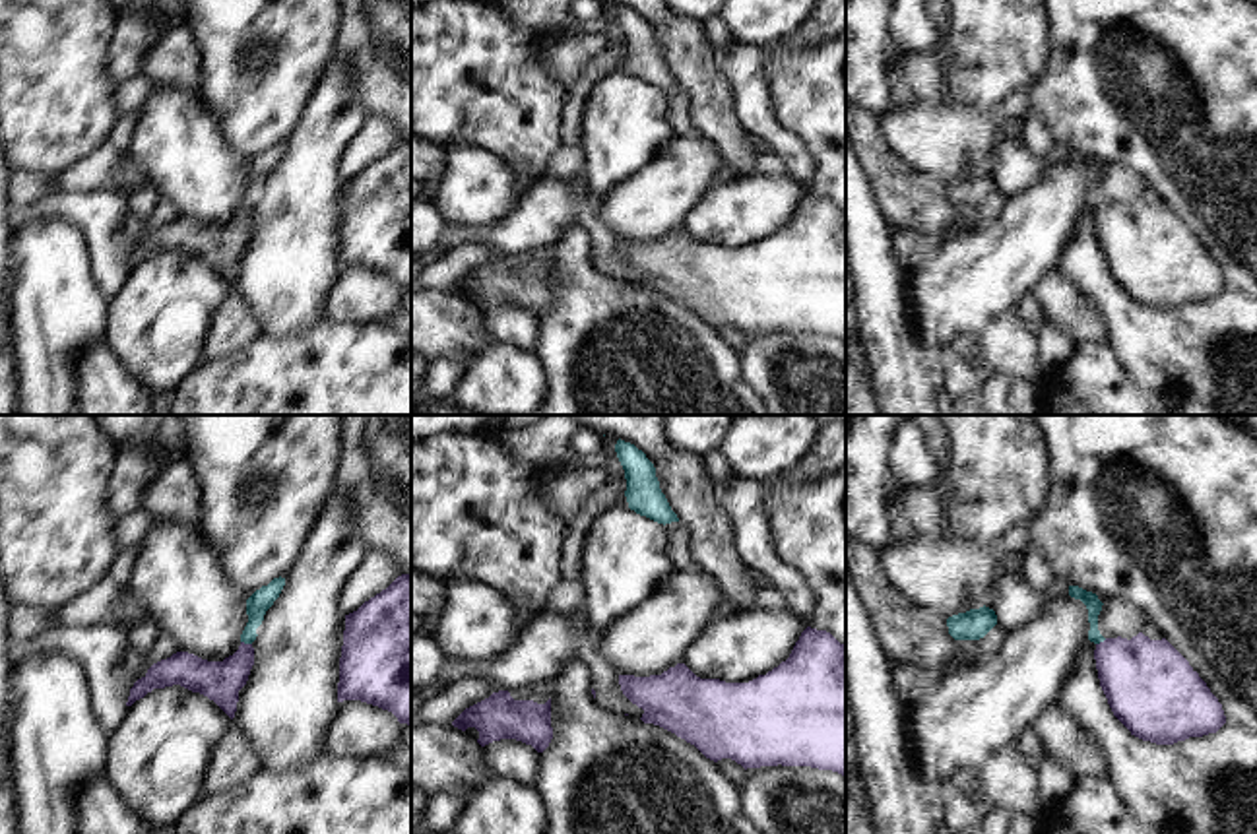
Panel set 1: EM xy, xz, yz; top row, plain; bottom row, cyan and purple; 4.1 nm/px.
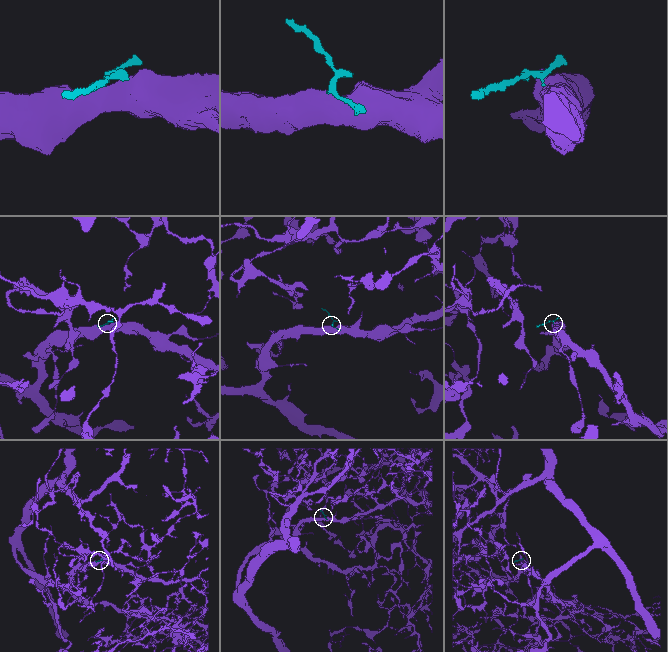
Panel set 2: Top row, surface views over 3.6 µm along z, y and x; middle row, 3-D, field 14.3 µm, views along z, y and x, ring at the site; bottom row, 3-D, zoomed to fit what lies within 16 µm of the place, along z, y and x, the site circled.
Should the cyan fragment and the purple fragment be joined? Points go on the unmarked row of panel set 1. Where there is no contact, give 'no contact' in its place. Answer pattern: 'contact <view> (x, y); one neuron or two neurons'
contact xy (247, 208); two neurons

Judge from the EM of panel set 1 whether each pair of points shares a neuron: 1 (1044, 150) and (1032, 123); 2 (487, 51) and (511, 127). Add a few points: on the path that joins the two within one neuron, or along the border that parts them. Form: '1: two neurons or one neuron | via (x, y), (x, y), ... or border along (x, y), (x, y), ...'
1: one neuron | via (1042, 144), (1034, 128)
2: one neuron | via (487, 70), (497, 94), (511, 107)

